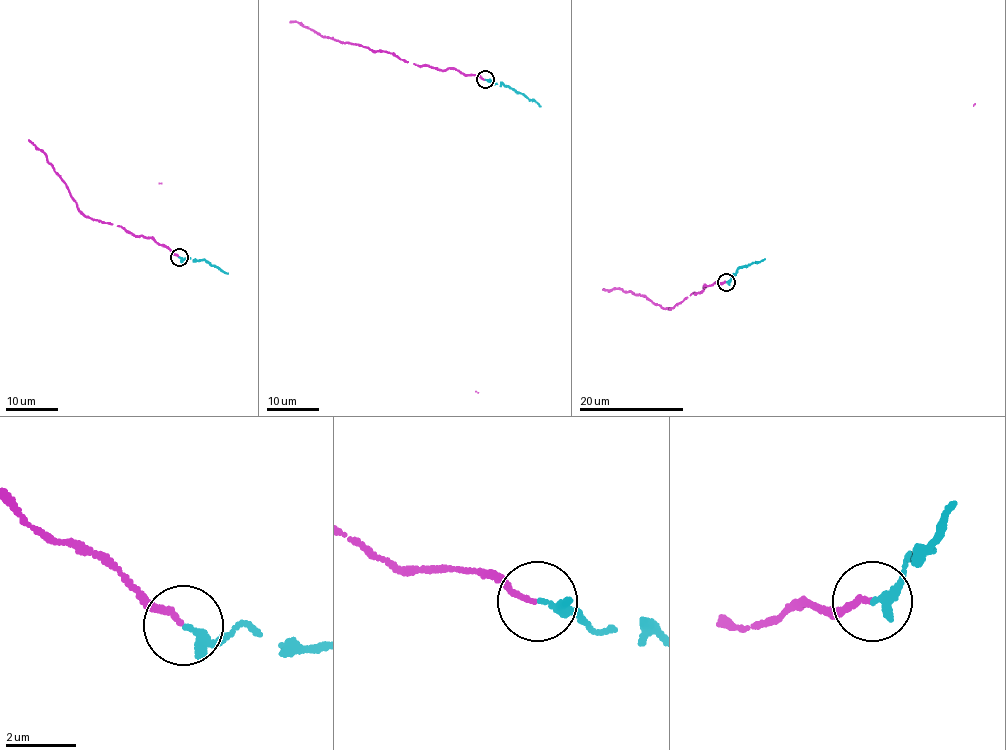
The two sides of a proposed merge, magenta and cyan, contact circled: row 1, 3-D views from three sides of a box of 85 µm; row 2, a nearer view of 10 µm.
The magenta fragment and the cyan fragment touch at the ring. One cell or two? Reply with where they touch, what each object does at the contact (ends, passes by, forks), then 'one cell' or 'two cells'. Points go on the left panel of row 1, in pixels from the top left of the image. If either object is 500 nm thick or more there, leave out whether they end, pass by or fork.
at (179, 257); magenta ends there; cyan passes by; one cell

